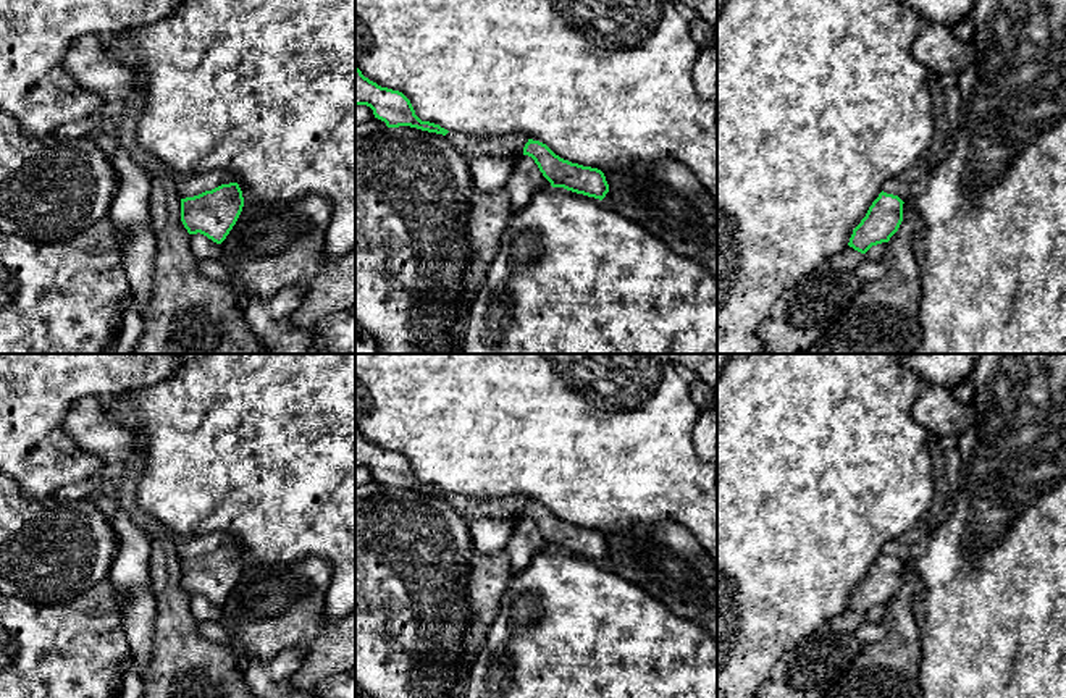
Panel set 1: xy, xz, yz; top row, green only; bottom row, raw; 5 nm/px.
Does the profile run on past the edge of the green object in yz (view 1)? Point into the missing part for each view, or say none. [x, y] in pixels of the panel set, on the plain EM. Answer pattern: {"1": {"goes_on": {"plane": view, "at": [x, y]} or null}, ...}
{"1": {"goes_on": null}}

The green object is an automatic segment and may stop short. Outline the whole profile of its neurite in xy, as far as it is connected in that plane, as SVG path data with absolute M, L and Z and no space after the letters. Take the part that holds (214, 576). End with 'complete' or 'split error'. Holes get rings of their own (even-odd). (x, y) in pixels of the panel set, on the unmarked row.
M237 545L221 546L194 559L181 561L181 583L189 596L204 596L221 606L244 569Z | complete

